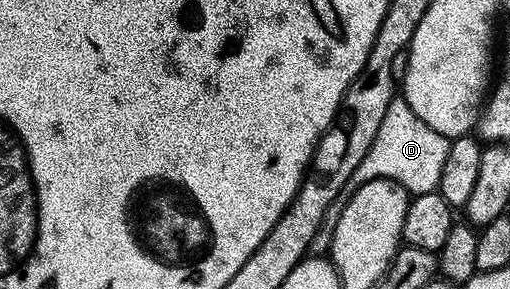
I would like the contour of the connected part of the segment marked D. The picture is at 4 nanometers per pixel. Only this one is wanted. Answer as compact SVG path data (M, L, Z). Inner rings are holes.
M396 99L388 103L388 111L380 122L380 131L376 131L376 139L372 139L372 147L368 147L368 155L360 159L360 167L352 171L349 183L351 190L359 189L369 181L394 181L407 194L419 197L437 190L440 177L444 175L444 161L448 159L450 141L440 135L438 129L428 127L412 107L404 99Z

